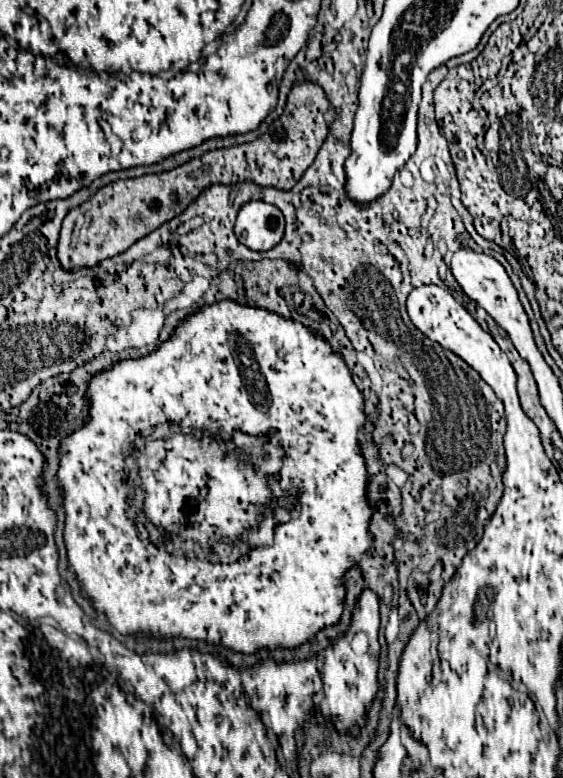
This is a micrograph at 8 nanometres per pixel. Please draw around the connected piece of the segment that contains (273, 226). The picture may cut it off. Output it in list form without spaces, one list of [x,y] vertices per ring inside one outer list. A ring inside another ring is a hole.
[[[260,200],[248,202],[238,212],[234,232],[238,242],[246,248],[254,252],[266,252],[282,240],[284,218],[272,204],[264,204]]]

